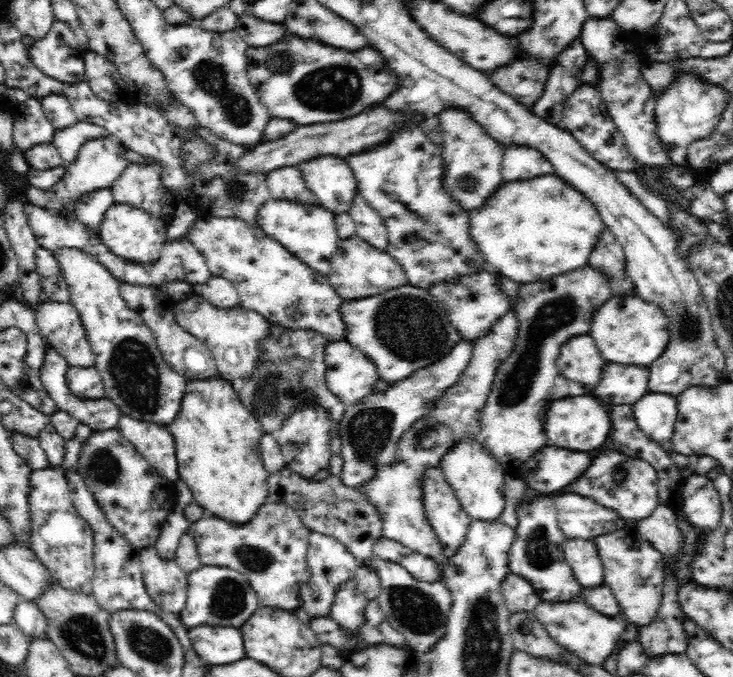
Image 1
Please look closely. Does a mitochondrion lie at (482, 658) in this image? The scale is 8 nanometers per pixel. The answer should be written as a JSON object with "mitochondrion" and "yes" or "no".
{"mitochondrion":"yes"}

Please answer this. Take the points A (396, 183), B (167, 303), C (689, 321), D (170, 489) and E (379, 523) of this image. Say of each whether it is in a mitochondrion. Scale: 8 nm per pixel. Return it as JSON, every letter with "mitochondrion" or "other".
{"A":"other","B":"other","C":"mitochondrion","D":"other","E":"other"}

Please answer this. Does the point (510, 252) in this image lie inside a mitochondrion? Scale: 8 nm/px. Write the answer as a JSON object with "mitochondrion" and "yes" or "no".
{"mitochondrion":"no"}

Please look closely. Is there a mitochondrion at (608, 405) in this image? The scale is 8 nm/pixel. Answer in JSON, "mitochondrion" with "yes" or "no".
{"mitochondrion":"no"}

